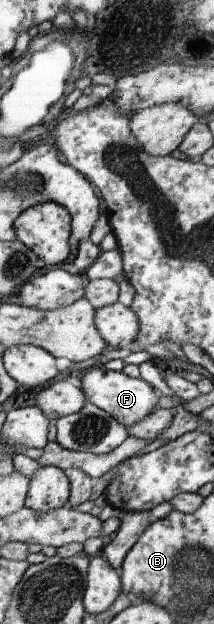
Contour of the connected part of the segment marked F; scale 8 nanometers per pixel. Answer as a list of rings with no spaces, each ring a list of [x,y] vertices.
[[[93,366],[85,375],[80,373],[76,381],[85,391],[89,402],[109,413],[125,428],[139,423],[141,419],[145,419],[149,413],[153,413],[159,407],[157,393],[153,393],[153,387],[149,383],[145,383],[142,378],[131,379],[122,371],[111,371],[105,366]]]

